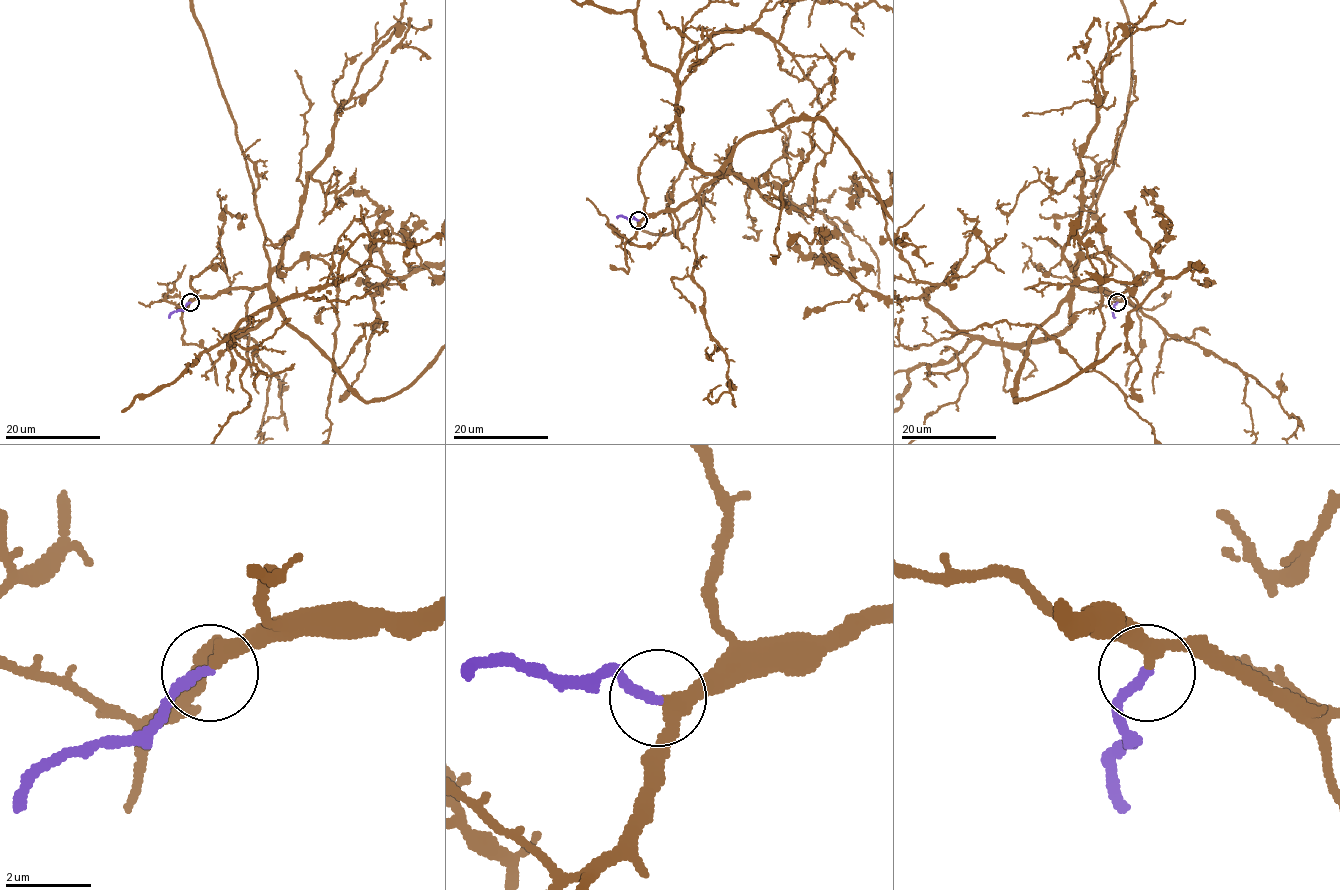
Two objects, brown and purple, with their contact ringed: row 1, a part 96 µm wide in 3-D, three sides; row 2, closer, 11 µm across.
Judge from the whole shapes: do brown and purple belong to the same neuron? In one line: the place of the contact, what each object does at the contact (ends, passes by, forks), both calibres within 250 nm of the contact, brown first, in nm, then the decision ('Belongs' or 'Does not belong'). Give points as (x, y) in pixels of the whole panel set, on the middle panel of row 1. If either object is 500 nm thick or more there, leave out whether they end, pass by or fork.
Place: (638, 220). At the ring brown passes by. At the ring purple ends. Thickness 280 nm (brown) against 240 nm. Belongs

